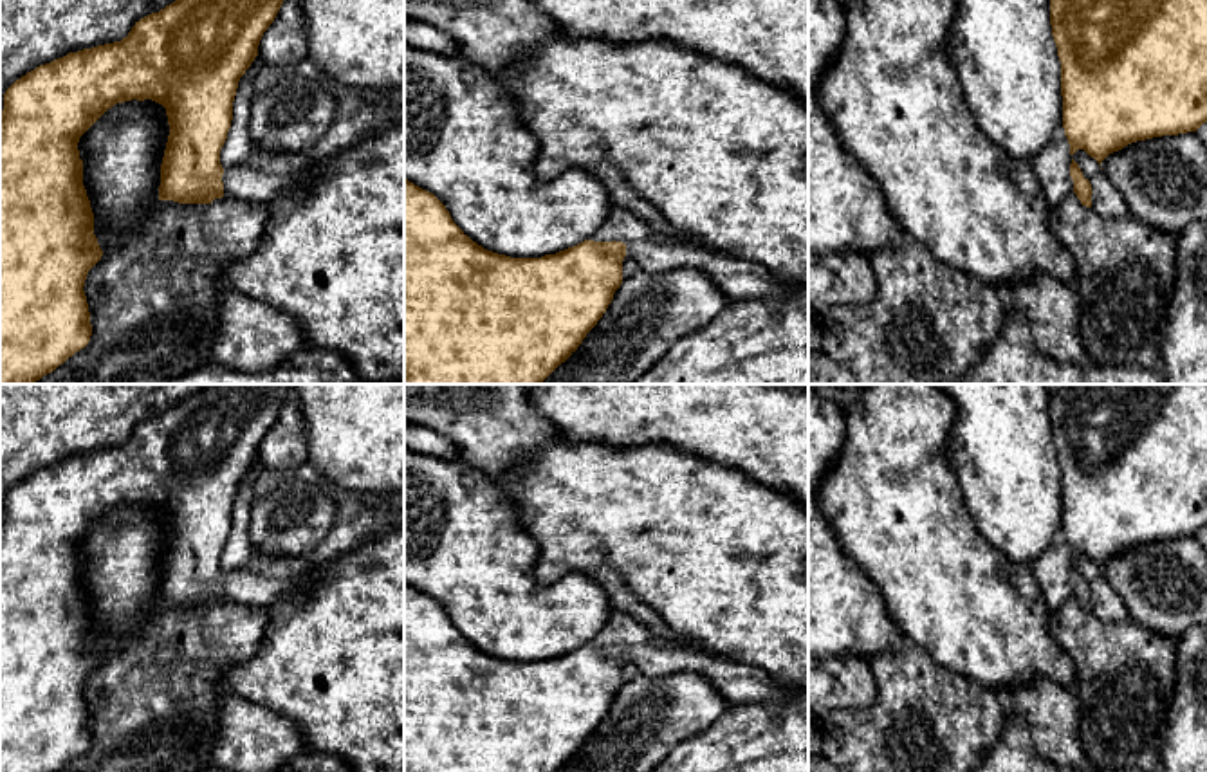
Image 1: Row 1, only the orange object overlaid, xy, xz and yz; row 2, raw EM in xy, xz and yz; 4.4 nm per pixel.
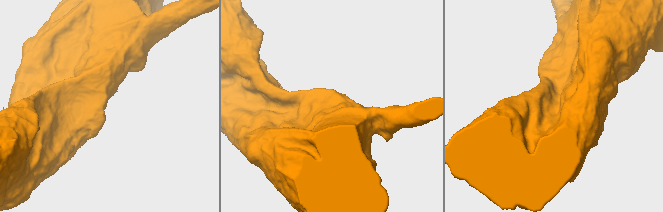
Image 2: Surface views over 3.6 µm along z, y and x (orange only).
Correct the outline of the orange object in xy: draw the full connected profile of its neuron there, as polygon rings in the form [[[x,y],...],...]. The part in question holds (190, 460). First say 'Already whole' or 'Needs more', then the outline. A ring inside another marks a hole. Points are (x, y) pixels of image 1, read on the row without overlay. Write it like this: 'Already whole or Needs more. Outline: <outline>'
Needs more. Outline: [[[207,384],[135,426],[121,446],[69,456],[36,471],[5,494],[0,518],[0,772],[58,772],[90,745],[92,729],[83,691],[103,655],[94,639],[78,547],[114,509],[152,503],[166,512],[170,539],[161,568],[159,604],[211,608],[227,599],[267,608],[305,581],[305,575],[269,579],[247,570],[224,574],[220,568],[238,485],[258,460],[260,444],[283,404],[292,400],[292,388],[294,384]]]

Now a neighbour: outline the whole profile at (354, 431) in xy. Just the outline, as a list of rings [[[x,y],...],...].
[[[294,384],[307,426],[309,462],[321,483],[388,496],[404,489],[404,384]]]

